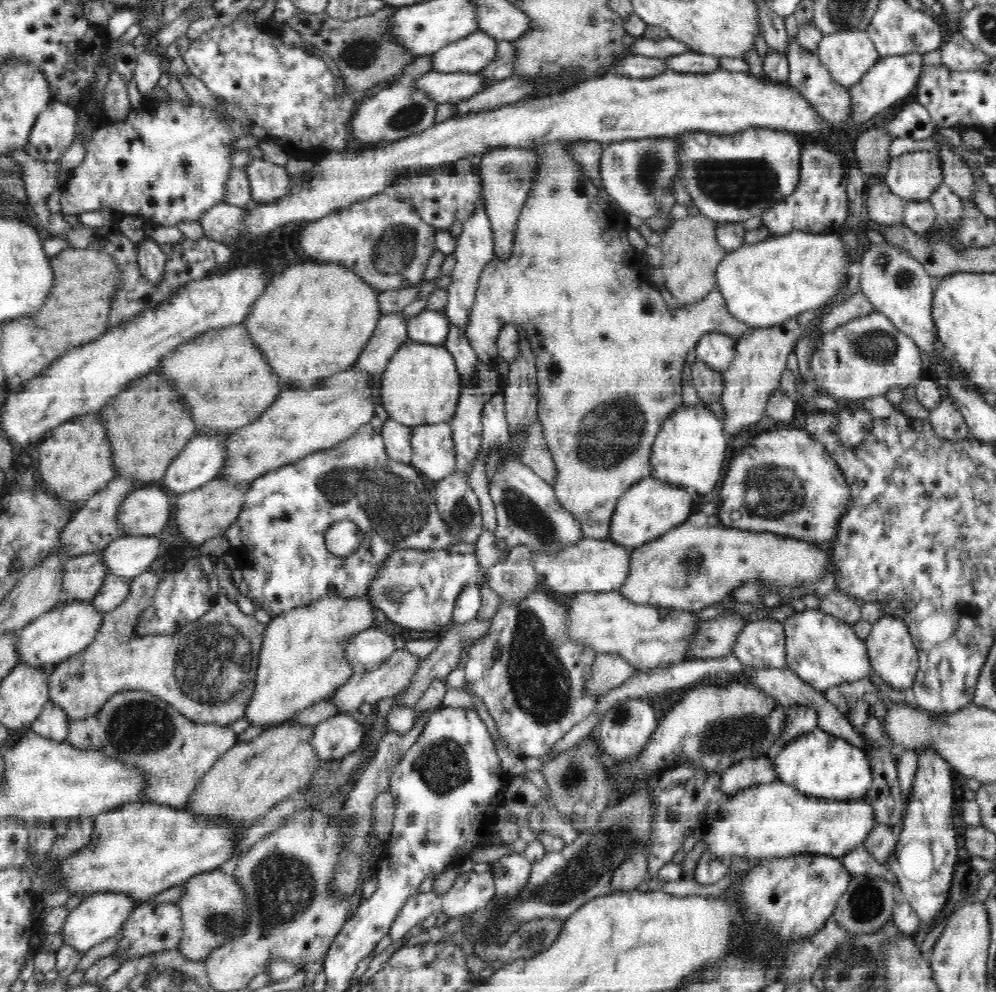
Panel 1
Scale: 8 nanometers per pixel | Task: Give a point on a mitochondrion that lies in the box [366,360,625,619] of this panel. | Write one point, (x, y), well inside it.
(522, 512)

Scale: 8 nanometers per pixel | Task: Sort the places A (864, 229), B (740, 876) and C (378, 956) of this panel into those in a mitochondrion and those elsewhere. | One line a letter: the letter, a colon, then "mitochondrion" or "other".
A: other
B: other
C: other

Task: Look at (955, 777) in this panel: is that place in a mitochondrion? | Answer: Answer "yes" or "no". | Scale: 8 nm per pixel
no

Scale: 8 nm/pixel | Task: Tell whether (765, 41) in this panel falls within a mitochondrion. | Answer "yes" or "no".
no

